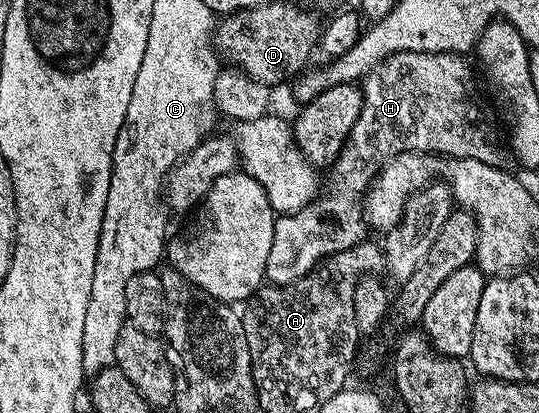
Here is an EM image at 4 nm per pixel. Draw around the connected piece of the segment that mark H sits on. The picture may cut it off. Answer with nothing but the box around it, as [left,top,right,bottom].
[266,49,503,285]

